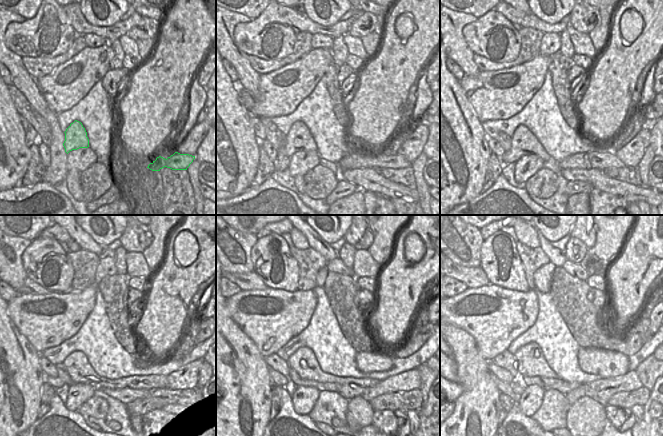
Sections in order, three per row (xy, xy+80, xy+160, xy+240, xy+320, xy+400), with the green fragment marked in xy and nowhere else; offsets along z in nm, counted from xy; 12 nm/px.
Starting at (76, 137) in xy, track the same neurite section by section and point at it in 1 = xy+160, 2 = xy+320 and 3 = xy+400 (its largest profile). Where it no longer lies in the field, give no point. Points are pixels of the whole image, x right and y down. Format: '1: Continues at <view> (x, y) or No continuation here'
1: Continues at xy+160 (523, 142)
2: Continues at xy+320 (303, 361)
3: Continues at xy+400 (530, 360).

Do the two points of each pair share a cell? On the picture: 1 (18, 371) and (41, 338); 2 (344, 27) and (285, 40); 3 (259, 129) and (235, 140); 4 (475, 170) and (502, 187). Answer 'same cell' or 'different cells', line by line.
1: different cells
2: different cells
3: different cells
4: different cells

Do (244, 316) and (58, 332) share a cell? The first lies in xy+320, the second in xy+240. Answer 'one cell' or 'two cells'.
one cell

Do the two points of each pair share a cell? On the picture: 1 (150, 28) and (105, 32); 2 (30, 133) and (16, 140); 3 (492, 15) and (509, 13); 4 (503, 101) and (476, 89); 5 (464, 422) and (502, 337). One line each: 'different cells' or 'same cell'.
1: different cells
2: different cells
3: different cells
4: same cell
5: different cells

